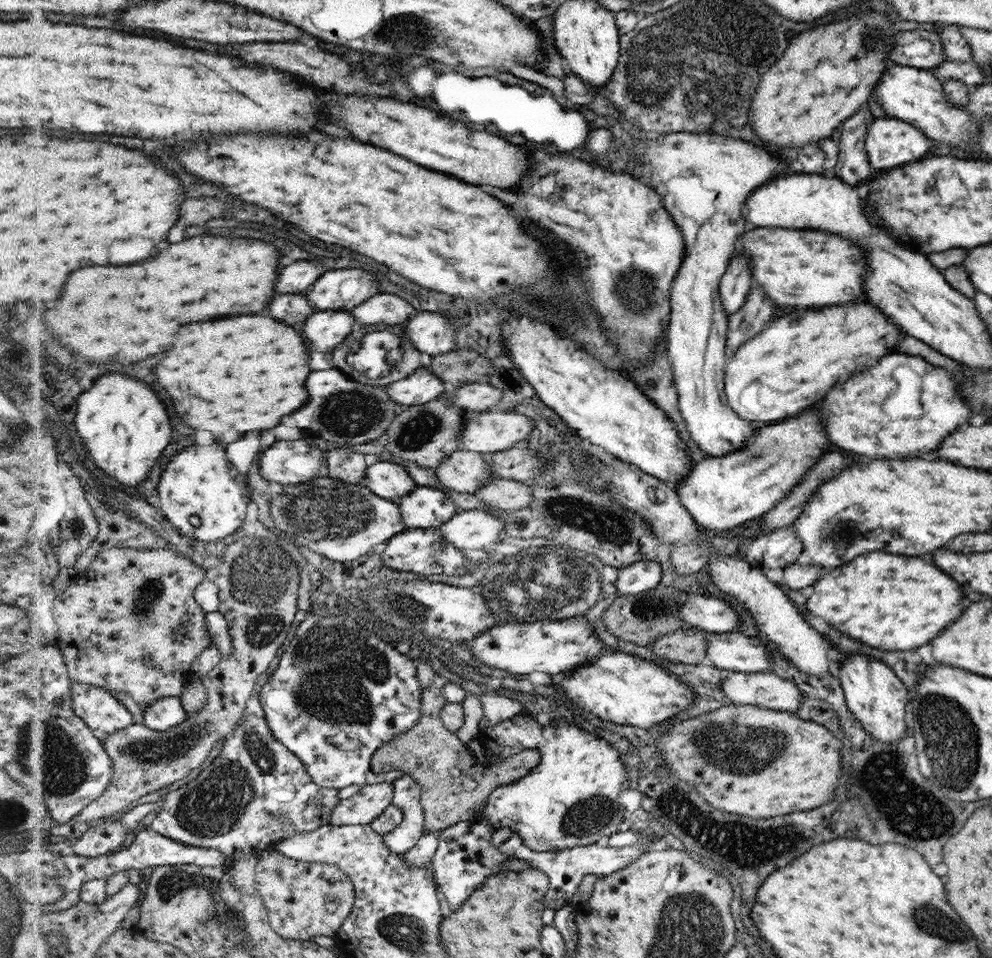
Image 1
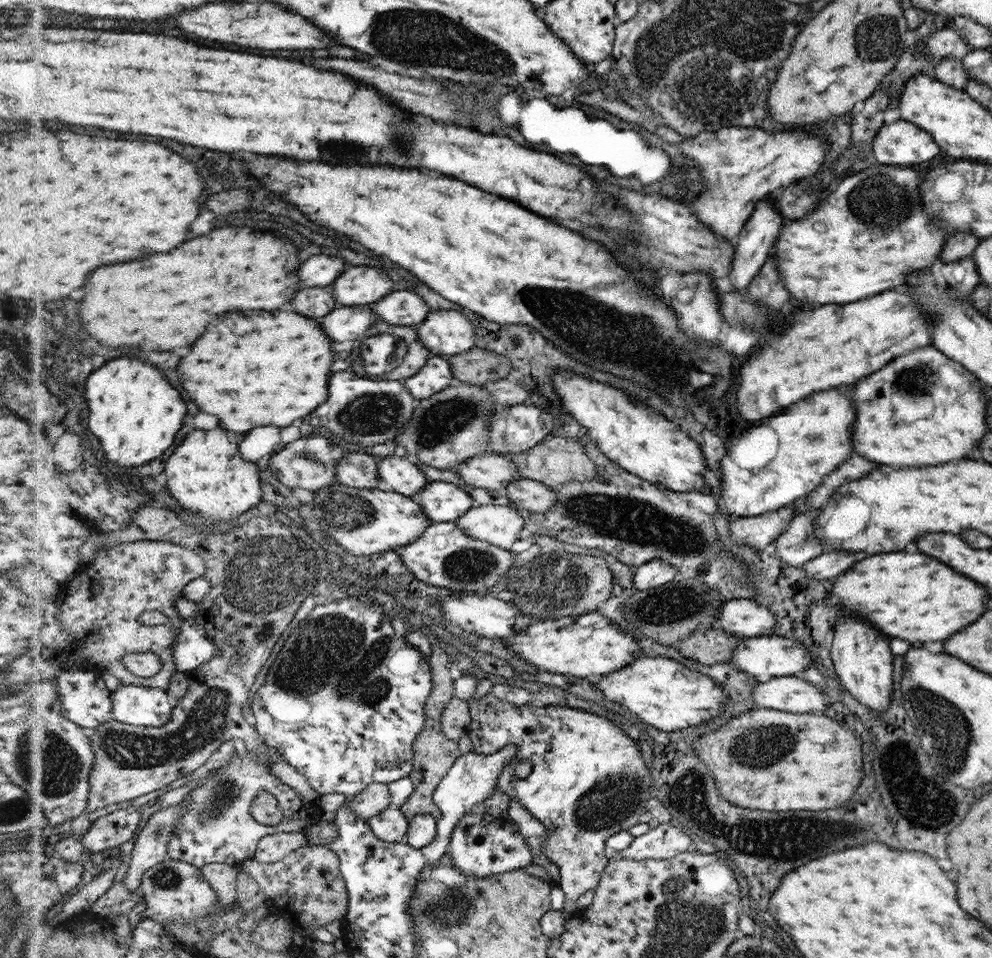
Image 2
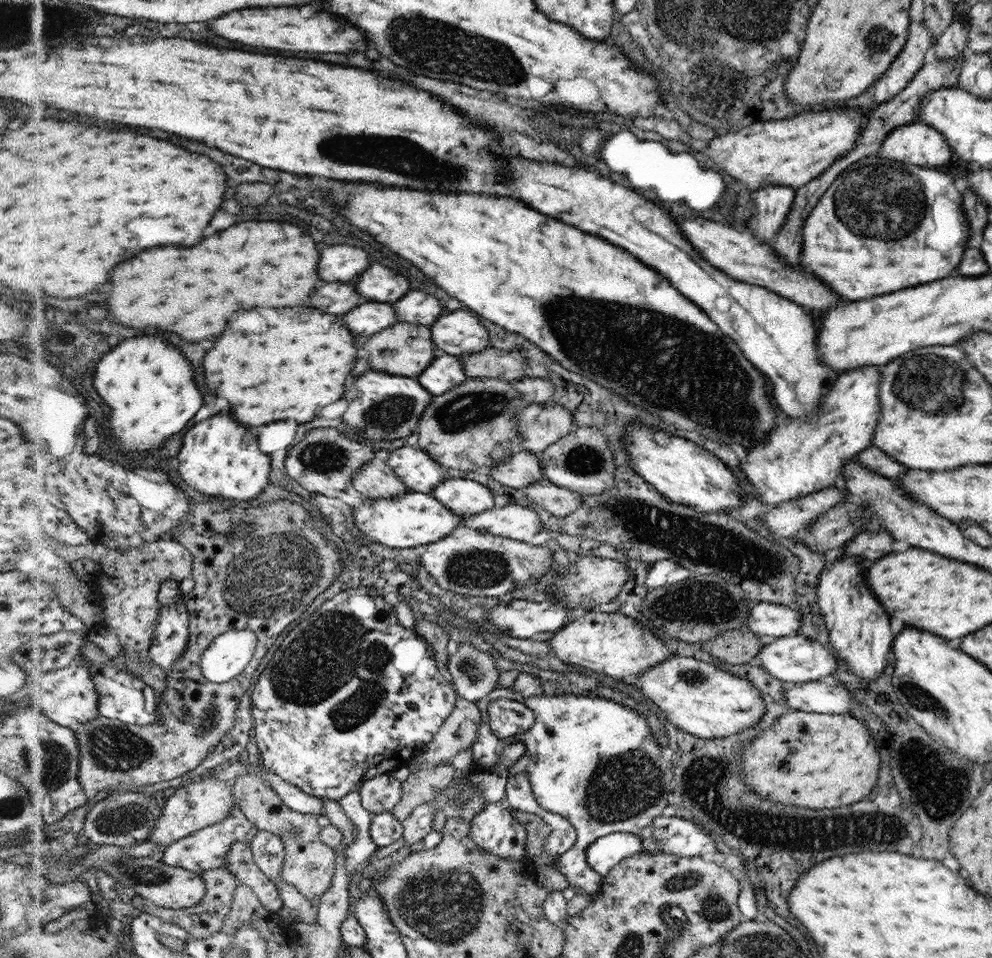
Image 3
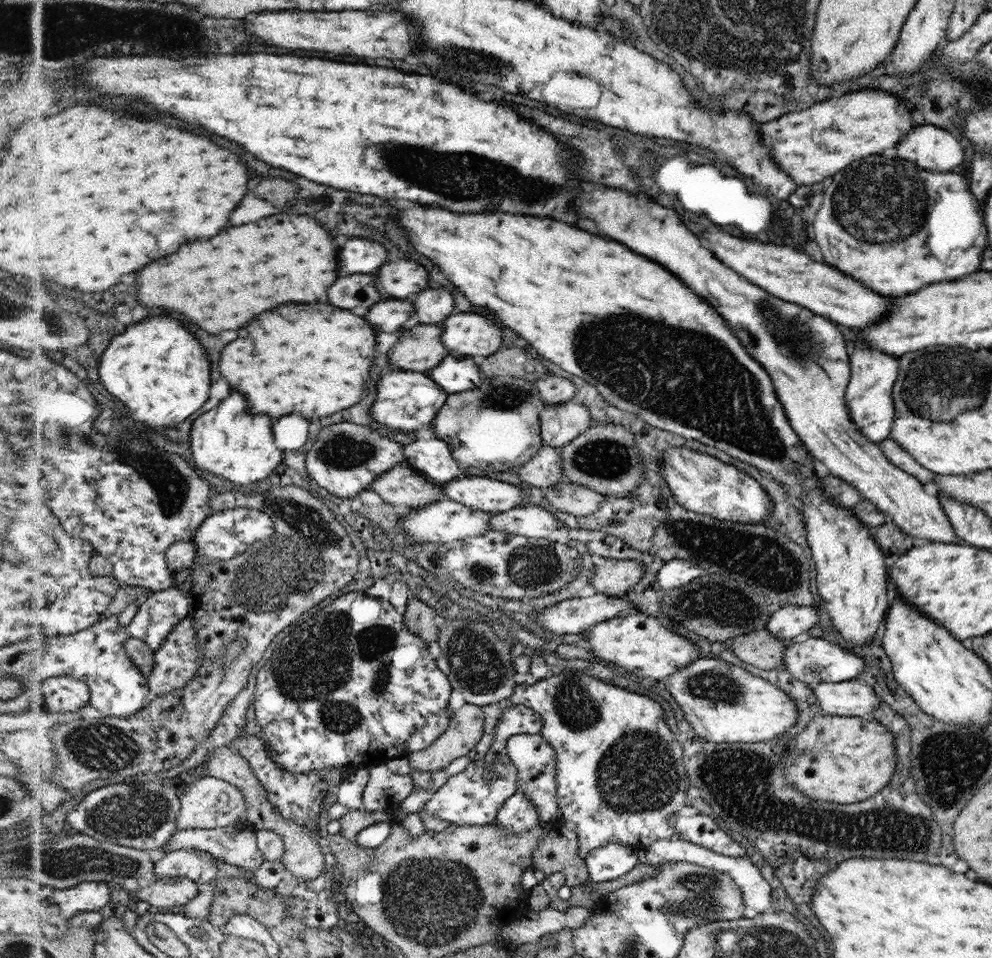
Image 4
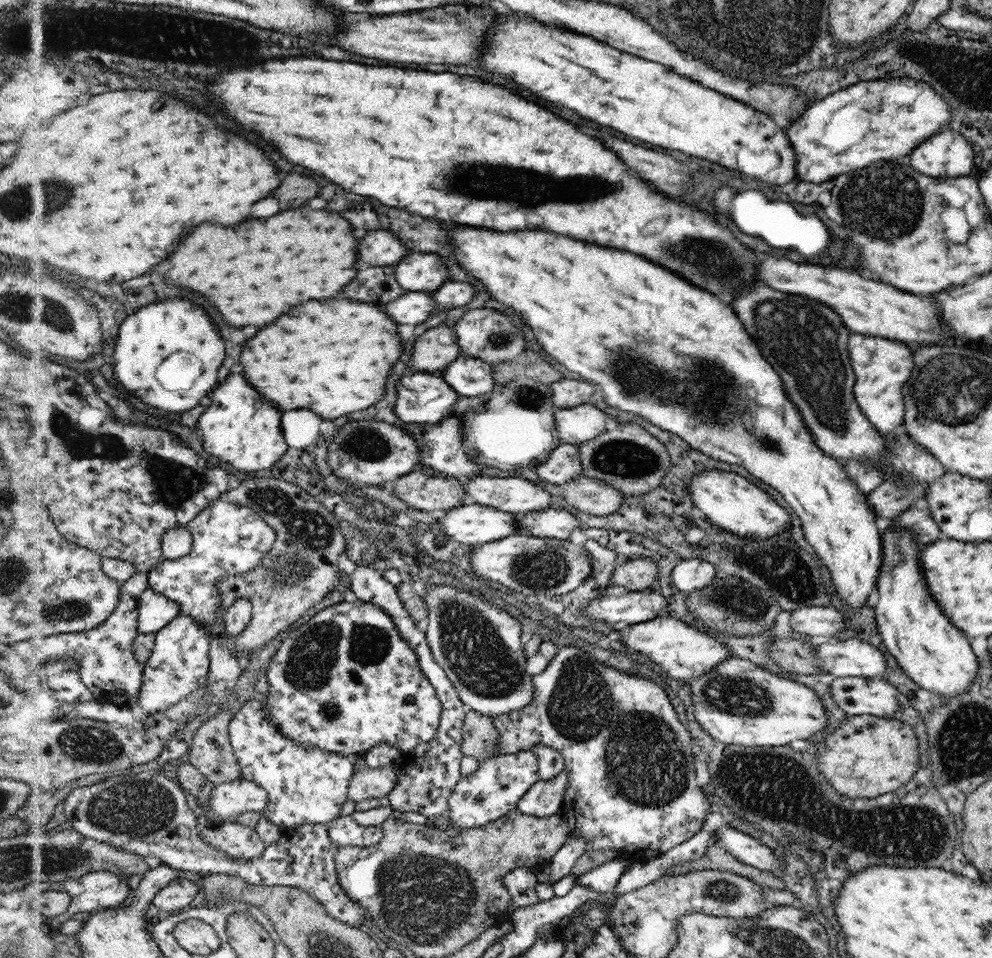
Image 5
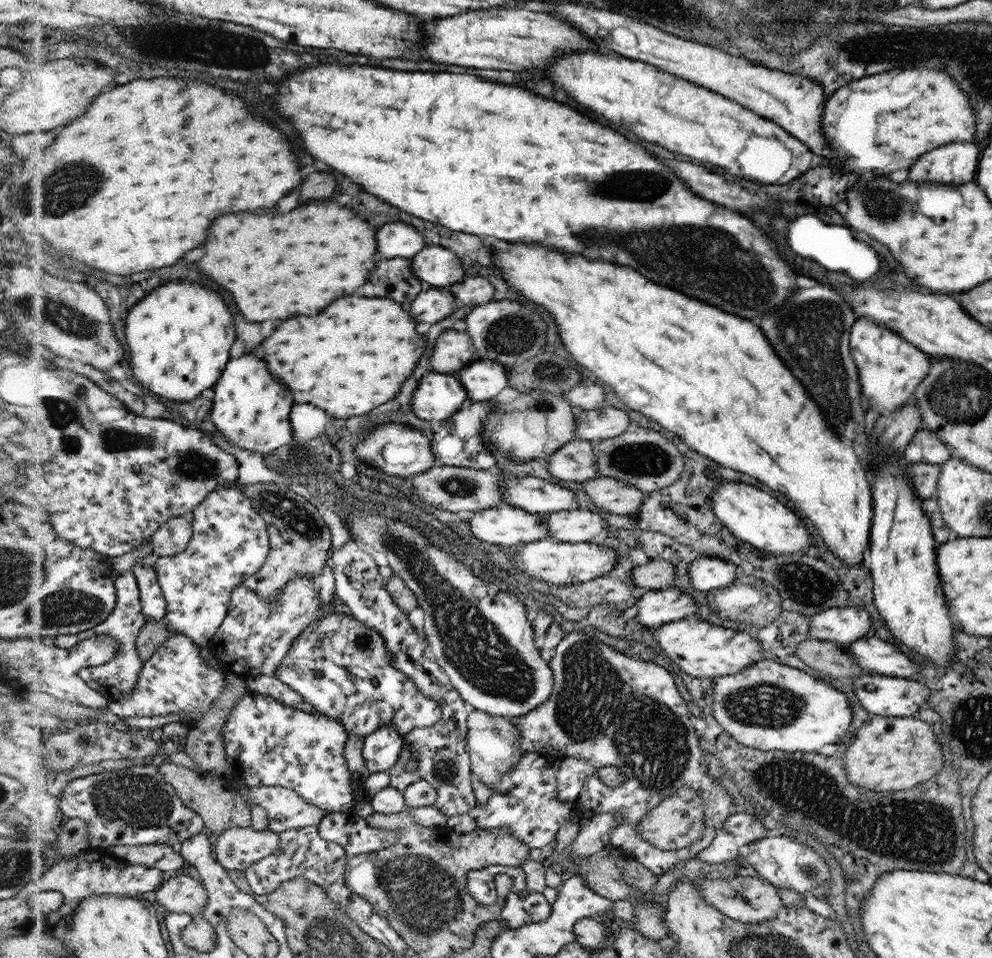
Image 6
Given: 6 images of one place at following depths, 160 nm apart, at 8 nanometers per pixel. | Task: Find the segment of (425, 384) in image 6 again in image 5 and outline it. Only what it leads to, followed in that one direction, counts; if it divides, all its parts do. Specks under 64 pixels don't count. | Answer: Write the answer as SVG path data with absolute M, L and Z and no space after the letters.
M418 371L414 374L412 372L412 376L404 376L404 384L400 380L396 384L396 388L398 388L398 400L396 400L396 406L394 406L394 414L404 422L415 422L426 428L448 417L455 409L455 404L460 397L460 394L446 381L441 373Z

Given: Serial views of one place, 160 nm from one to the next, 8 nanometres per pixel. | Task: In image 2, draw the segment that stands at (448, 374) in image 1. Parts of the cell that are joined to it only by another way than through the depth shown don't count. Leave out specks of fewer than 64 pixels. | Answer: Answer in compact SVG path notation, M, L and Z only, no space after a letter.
M476 346L466 352L447 356L447 361L455 377L462 383L481 386L506 379L512 368L511 360L507 356Z

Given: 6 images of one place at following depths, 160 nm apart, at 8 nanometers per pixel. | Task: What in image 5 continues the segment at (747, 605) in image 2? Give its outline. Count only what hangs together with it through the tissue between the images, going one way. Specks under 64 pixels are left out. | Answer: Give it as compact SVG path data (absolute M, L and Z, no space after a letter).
M812 606L792 610L790 626L793 631L810 636L836 637L846 628L844 614L836 608Z

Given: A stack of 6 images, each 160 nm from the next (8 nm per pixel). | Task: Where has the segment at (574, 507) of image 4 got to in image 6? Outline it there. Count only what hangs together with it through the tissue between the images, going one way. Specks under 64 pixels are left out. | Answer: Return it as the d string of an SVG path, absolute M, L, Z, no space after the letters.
M608 476L597 477L582 482L586 496L601 509L608 513L626 515L636 513L646 493L638 490L636 486L610 478Z

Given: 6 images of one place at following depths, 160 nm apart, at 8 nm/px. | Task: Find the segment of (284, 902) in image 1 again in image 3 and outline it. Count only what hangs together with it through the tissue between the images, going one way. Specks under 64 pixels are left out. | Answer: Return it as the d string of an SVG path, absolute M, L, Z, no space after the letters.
M244 773L238 775L236 779L234 793L239 807L261 831L275 832L282 839L285 859L281 879L290 886L295 886L307 899L318 902L319 896L322 896L331 885L336 860L335 850L321 841L318 815L303 814L290 809L280 799L280 794L274 787L258 773Z

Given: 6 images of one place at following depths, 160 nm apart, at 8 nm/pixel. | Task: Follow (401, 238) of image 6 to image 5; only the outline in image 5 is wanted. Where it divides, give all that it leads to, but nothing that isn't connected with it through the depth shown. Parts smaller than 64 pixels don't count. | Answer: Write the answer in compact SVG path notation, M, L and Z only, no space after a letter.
M370 232L360 240L360 270L368 266L393 267L409 253L409 248L392 232Z

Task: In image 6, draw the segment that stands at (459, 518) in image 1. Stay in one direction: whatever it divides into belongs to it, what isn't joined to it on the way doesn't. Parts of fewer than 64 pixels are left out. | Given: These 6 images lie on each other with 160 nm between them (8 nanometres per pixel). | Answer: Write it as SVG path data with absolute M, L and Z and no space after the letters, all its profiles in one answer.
M580 508L552 512L544 518L550 538L560 542L589 542L596 536L609 534L610 527L599 514Z

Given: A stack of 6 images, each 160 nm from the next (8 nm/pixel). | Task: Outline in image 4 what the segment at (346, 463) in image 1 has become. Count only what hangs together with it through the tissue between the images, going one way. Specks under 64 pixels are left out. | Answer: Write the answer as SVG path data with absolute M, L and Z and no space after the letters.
M396 466L368 487L377 493L383 502L391 505L404 505L420 508L438 501L438 495L444 493L442 486L428 482L423 475L416 474L408 466Z

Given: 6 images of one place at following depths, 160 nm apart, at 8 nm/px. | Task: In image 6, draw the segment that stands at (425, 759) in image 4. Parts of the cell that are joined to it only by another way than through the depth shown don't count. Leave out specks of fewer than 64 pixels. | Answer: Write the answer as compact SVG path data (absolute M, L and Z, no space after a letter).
M474 709L467 716L466 752L471 762L471 774L483 782L488 788L493 788L502 780L505 773L519 764L523 757L520 750L520 731L510 718L492 716L491 714Z

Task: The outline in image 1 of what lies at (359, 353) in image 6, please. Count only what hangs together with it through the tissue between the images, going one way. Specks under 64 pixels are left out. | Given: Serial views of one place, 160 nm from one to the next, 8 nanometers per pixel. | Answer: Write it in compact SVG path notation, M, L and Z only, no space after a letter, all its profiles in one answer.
M236 316L216 322L200 322L184 326L176 348L170 350L168 360L160 364L158 378L162 390L168 388L168 400L180 410L180 416L192 426L210 430L218 442L232 444L252 430L270 430L280 426L280 418L302 408L310 394L306 392L306 378L310 374L310 356L300 332L294 326L284 326L272 316Z

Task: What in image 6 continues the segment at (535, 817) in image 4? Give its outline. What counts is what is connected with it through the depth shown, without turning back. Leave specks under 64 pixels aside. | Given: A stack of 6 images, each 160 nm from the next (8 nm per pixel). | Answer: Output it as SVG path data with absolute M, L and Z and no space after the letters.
M566 757L558 768L557 795L559 801L574 801L582 792L588 777L596 772L590 761Z

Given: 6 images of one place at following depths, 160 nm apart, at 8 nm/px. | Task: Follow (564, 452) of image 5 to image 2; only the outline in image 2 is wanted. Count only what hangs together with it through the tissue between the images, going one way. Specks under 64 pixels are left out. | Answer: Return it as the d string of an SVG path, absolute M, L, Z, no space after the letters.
M492 452L466 459L451 471L460 475L468 486L492 491L504 490L508 483L520 479L514 462Z

